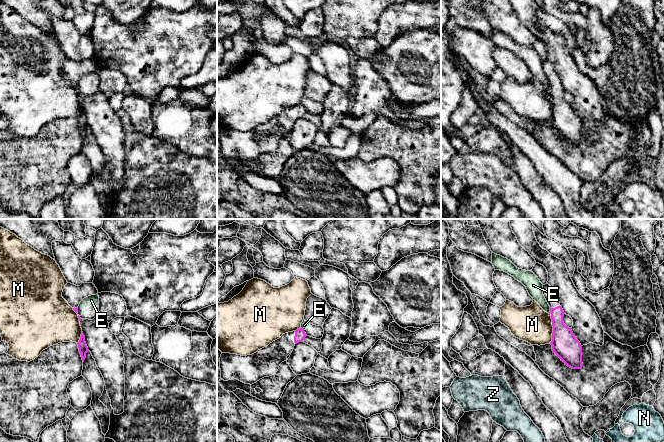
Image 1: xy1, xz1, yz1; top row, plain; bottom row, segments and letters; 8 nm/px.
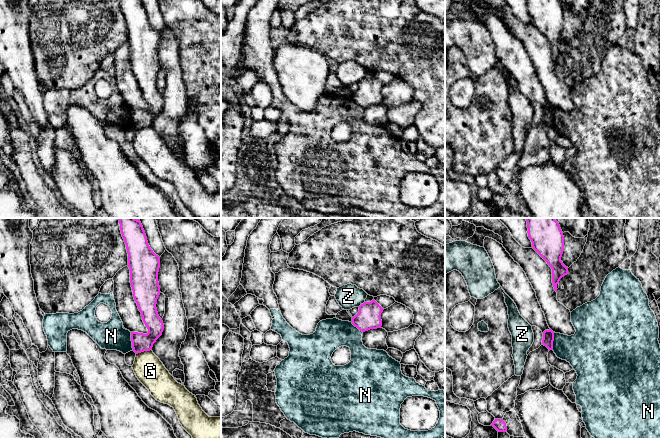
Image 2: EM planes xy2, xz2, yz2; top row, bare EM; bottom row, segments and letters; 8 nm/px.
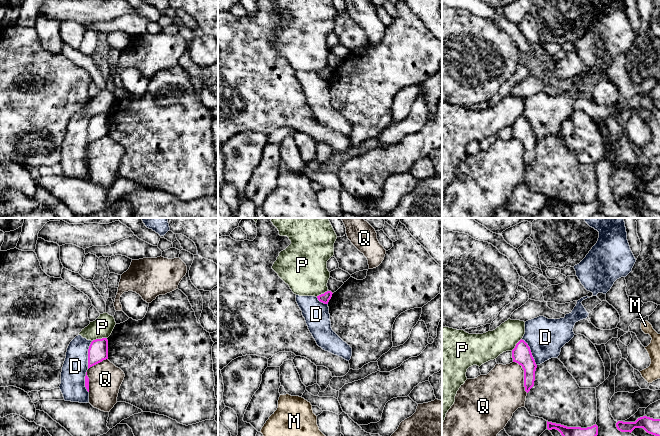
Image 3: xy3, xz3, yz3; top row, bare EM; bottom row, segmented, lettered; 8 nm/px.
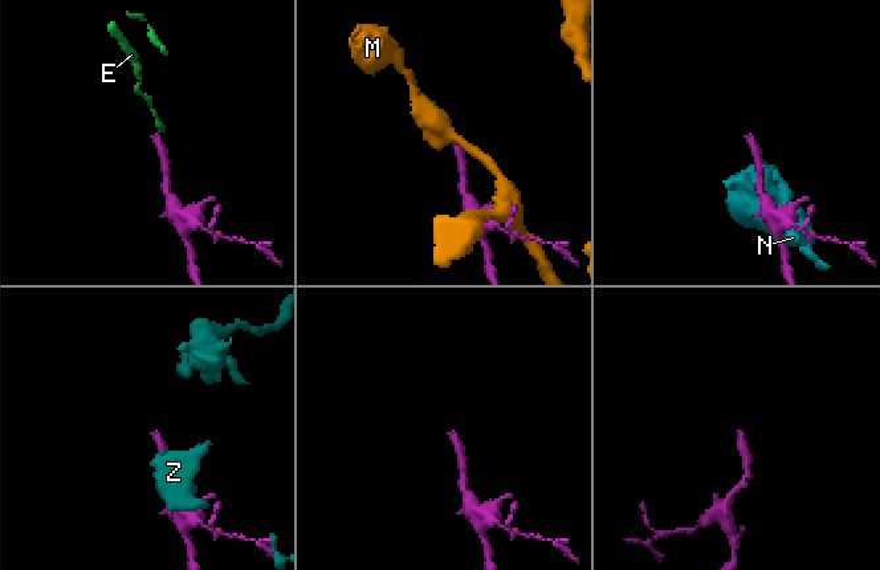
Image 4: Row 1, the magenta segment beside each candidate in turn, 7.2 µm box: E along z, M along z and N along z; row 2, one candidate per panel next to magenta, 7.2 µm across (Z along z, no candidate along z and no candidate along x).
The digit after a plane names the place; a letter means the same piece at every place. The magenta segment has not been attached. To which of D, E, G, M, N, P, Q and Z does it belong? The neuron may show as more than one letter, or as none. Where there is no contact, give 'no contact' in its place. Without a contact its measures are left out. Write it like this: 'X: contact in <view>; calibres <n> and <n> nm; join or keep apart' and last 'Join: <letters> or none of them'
D: contact in xy3; calibres 160 and 200 nm; keep apart
E: contact in yz1; calibres 190 and 130 nm; keep apart
G: contact in xy2; calibres 150 and 240 nm; keep apart
M: contact in yz1; calibres 200 and 300 nm; keep apart
N: contact in xy2; calibres 150 and 220 nm; keep apart
P: contact in xy3; calibres 160 and 170 nm; keep apart
Q: contact in yz3; calibres 160 and 380 nm; keep apart
Z: contact in xz2; calibres 190 and 190 nm; keep apart
Join: none of them

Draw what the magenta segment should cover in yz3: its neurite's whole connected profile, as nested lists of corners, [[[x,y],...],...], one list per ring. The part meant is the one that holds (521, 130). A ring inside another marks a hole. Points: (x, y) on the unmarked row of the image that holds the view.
[[[520,116],[512,126],[513,138],[518,139],[524,146],[524,163],[528,169],[534,162],[537,141],[532,132],[530,123],[524,116]]]

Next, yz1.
[[[547,59],[543,61],[543,71],[550,82],[552,95],[552,127],[561,137],[572,145],[582,144],[582,123],[576,115],[571,104],[563,98],[564,87],[554,68],[554,65]]]

